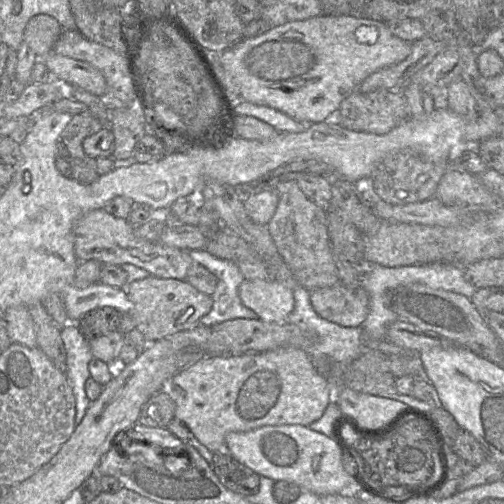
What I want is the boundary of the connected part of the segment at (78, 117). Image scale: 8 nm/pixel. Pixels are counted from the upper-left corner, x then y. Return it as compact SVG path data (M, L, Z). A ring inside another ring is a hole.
M90 112L75 114L63 130L61 140L74 159L83 159L86 157L83 140L102 128L101 121Z

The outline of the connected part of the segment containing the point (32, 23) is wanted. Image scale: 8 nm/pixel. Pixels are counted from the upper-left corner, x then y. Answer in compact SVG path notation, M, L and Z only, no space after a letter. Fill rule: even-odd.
M39 14L28 21L23 40L38 59L44 59L52 53L62 31L55 18L46 14Z

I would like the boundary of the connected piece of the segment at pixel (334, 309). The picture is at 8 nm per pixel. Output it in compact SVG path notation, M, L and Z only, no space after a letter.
M340 282L330 287L310 291L310 301L321 318L343 327L361 327L369 312L368 293L362 287L351 289Z

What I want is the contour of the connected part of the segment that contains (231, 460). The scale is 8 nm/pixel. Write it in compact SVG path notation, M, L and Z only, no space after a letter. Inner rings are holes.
M226 451L215 454L211 466L227 489L243 497L258 492L260 476L256 472L240 463Z

